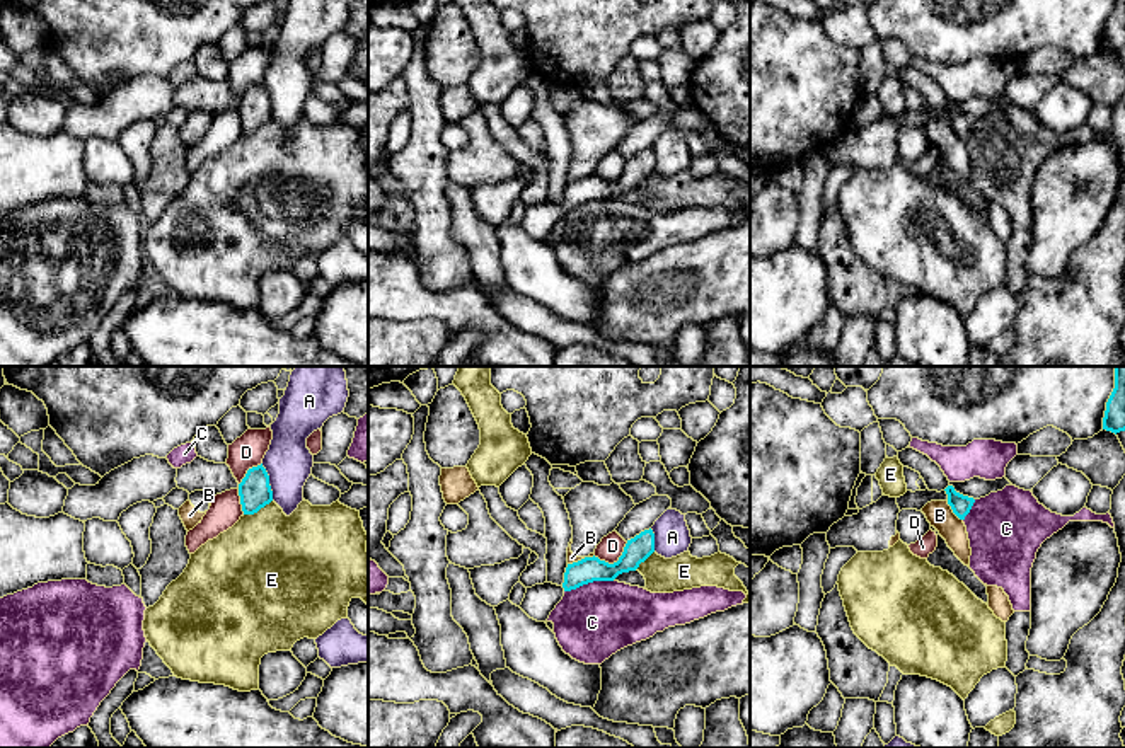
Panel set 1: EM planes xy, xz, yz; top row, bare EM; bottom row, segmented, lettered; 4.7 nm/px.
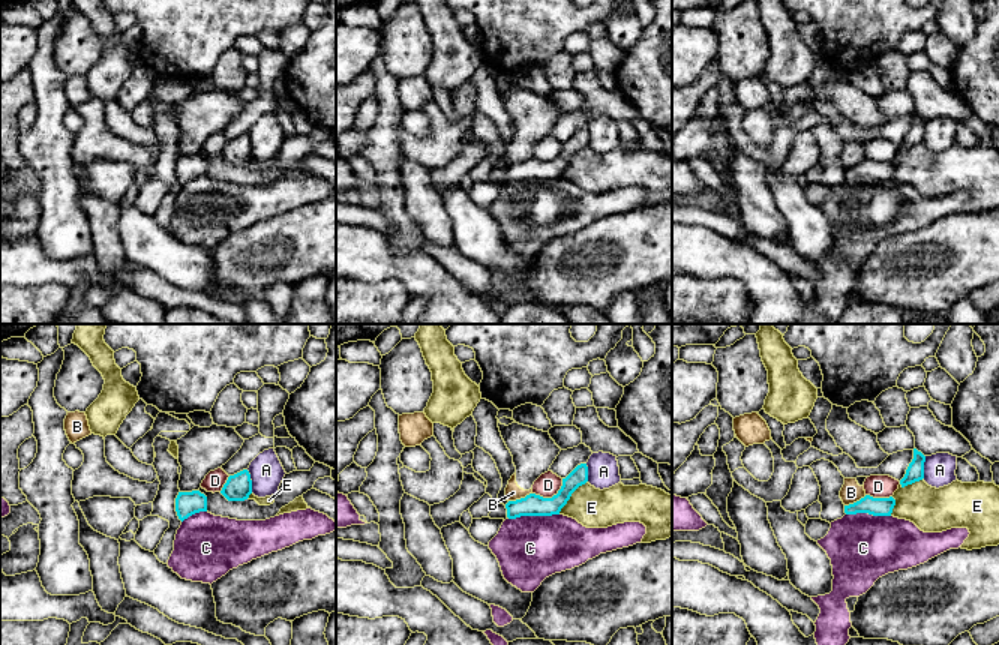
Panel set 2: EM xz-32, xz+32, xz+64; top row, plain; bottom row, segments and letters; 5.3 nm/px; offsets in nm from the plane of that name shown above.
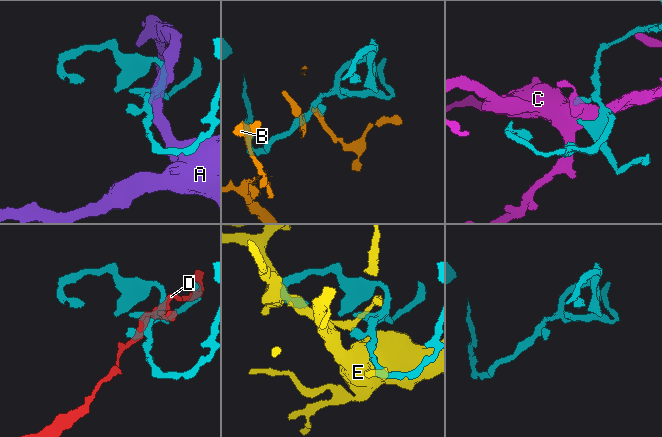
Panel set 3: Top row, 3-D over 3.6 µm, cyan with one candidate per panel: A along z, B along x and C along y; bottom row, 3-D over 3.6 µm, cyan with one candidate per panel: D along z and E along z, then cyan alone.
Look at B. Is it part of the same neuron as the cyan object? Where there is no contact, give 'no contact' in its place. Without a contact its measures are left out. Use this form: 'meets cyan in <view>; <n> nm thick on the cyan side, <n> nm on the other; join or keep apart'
meets cyan in yz; 90 nm thick on the cyan side, 120 nm on the other; keep apart

